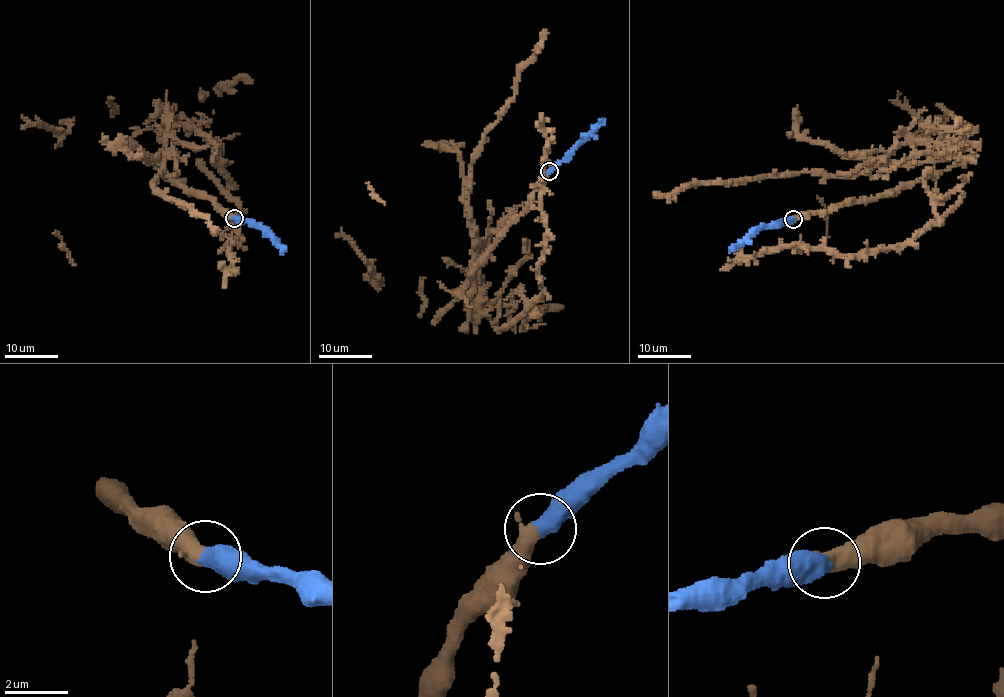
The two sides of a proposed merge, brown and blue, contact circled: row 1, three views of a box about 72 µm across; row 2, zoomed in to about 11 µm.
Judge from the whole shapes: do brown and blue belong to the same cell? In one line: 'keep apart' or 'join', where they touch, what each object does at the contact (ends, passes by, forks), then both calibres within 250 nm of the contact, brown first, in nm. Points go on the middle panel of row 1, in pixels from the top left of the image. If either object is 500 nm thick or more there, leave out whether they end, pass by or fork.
keep apart; at (549, 171); 550 nm thick on the brown side, 600 nm on the other

